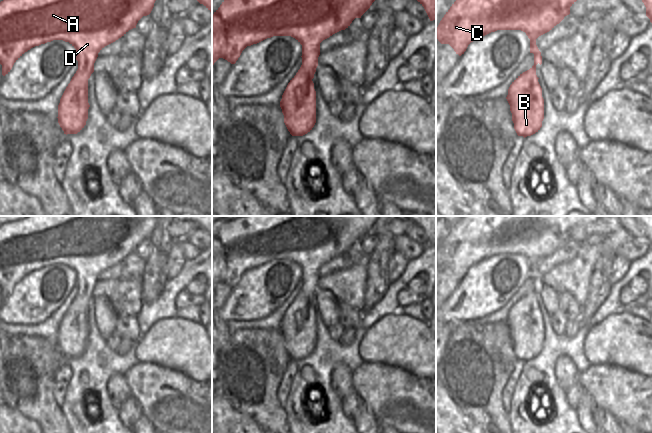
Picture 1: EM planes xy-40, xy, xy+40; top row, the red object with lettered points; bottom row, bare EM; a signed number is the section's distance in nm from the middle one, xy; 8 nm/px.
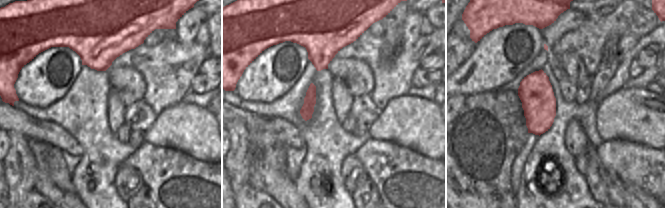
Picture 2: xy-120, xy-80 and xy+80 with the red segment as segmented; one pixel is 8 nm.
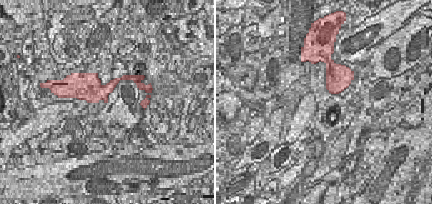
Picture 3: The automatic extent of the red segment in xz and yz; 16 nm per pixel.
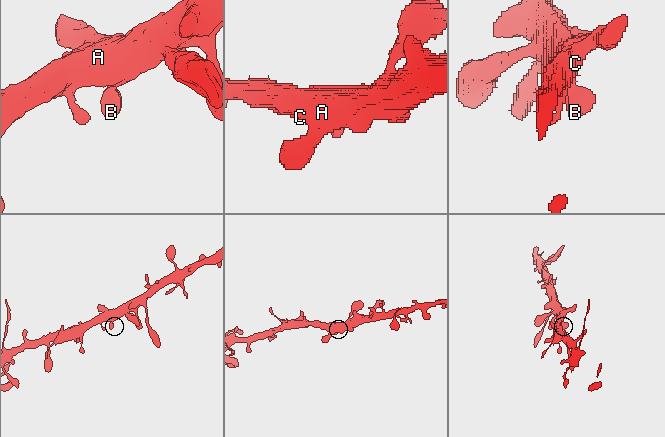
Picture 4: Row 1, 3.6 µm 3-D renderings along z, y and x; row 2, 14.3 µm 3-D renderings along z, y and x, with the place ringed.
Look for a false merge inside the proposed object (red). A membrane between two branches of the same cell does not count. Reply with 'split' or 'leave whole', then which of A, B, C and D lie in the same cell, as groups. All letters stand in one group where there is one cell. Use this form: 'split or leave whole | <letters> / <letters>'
leave whole | A B C D

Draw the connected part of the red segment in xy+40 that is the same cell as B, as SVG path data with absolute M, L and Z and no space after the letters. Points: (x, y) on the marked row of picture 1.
M456 0L446 12L438 27L436 38L441 44L449 44L461 56L468 45L497 30L521 30L530 39L530 53L534 54L534 65L520 74L510 85L506 97L514 129L518 136L531 136L542 127L544 119L544 99L542 88L536 75L536 65L542 64L542 56L536 39L552 30L565 16L577 0Z

